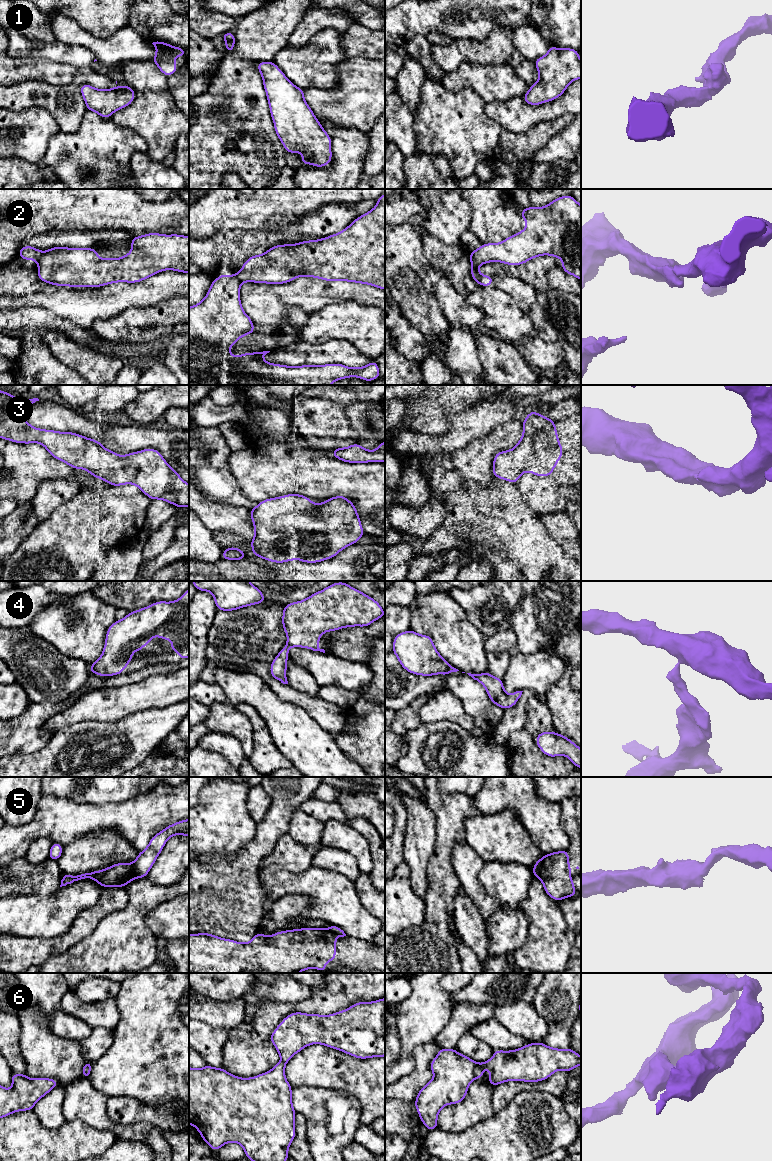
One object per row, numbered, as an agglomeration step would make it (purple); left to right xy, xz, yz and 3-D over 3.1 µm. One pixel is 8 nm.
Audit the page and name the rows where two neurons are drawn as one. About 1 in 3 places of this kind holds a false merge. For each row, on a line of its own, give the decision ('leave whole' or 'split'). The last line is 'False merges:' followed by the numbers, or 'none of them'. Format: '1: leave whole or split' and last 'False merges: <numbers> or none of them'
1: leave whole
2: split
3: leave whole
4: split
5: split
6: split
False merges: 2, 4, 5, 6

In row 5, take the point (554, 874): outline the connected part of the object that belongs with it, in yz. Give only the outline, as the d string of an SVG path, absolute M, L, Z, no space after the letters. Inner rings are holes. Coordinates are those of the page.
M567 849L552 852L542 857L539 879L547 895L555 901L573 897L577 893L573 885L573 878L569 875L571 865L568 861Z

